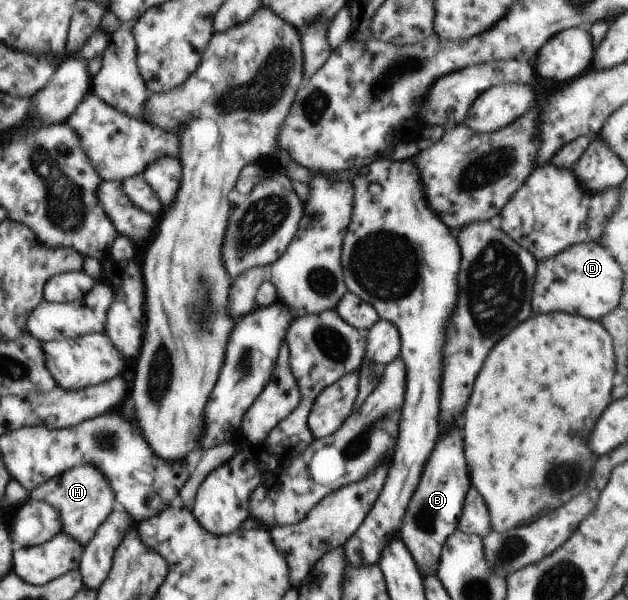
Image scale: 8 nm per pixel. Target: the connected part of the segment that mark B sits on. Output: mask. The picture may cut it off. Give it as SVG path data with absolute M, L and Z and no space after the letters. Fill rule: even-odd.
M460 428L450 430L450 434L444 434L438 446L434 448L426 470L422 474L422 482L418 484L418 490L414 492L414 498L410 500L410 510L406 512L406 518L402 520L400 538L406 544L410 554L414 556L414 562L422 576L437 576L439 560L442 549L450 534L458 528L458 520L462 516L464 498L470 490L464 450L462 450L462 438Z

